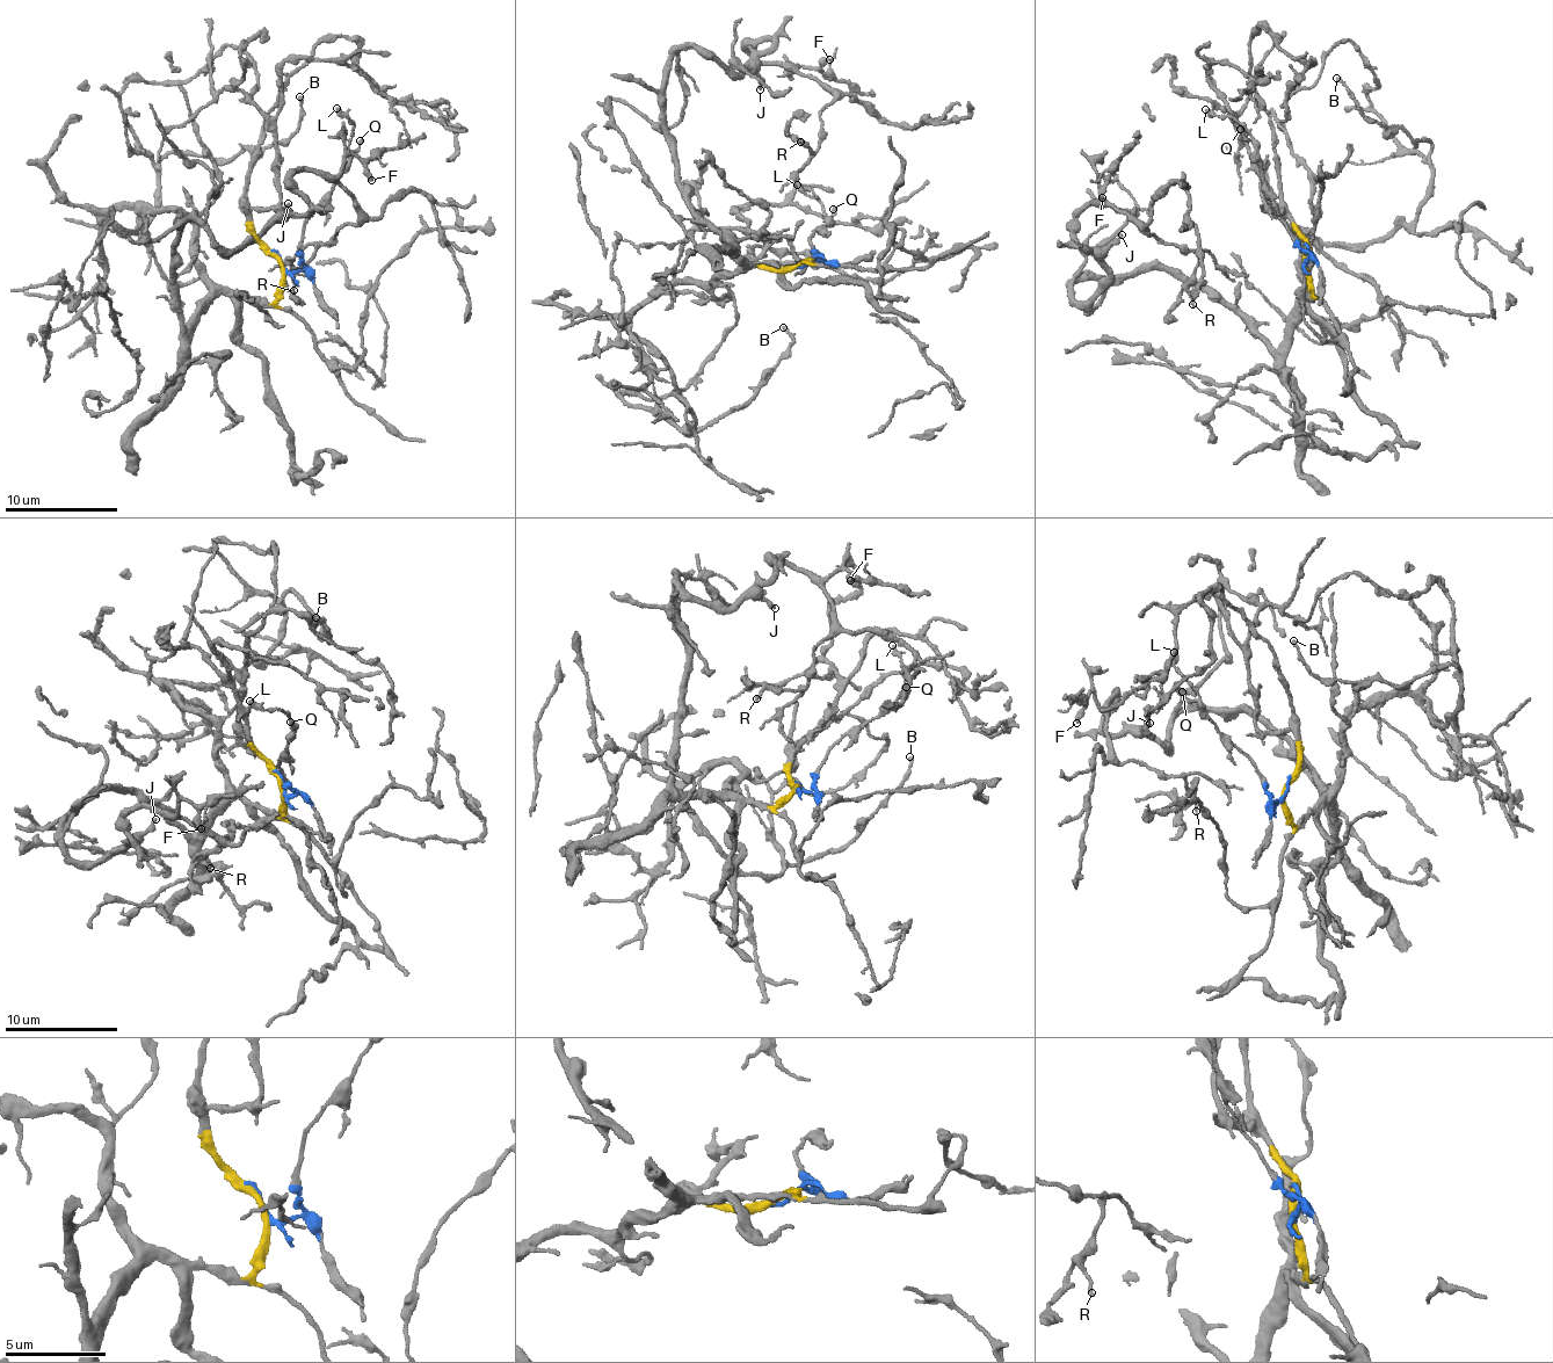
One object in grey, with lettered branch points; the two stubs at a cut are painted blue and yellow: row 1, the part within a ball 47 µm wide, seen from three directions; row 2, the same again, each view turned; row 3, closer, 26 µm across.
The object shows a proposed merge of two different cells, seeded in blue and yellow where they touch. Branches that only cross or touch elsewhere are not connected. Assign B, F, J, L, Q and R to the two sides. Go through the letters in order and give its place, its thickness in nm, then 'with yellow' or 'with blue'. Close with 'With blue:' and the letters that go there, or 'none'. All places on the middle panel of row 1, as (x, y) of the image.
B: (783, 327) | 200 nm | with yellow
F: (829, 59) | 340 nm | with yellow
J: (760, 89) | 240 nm | with yellow
L: (797, 185) | 240 nm | with blue
Q: (833, 209) | 190 nm | with blue
R: (800, 142) | 140 nm | with yellow
With blue: L, Q

